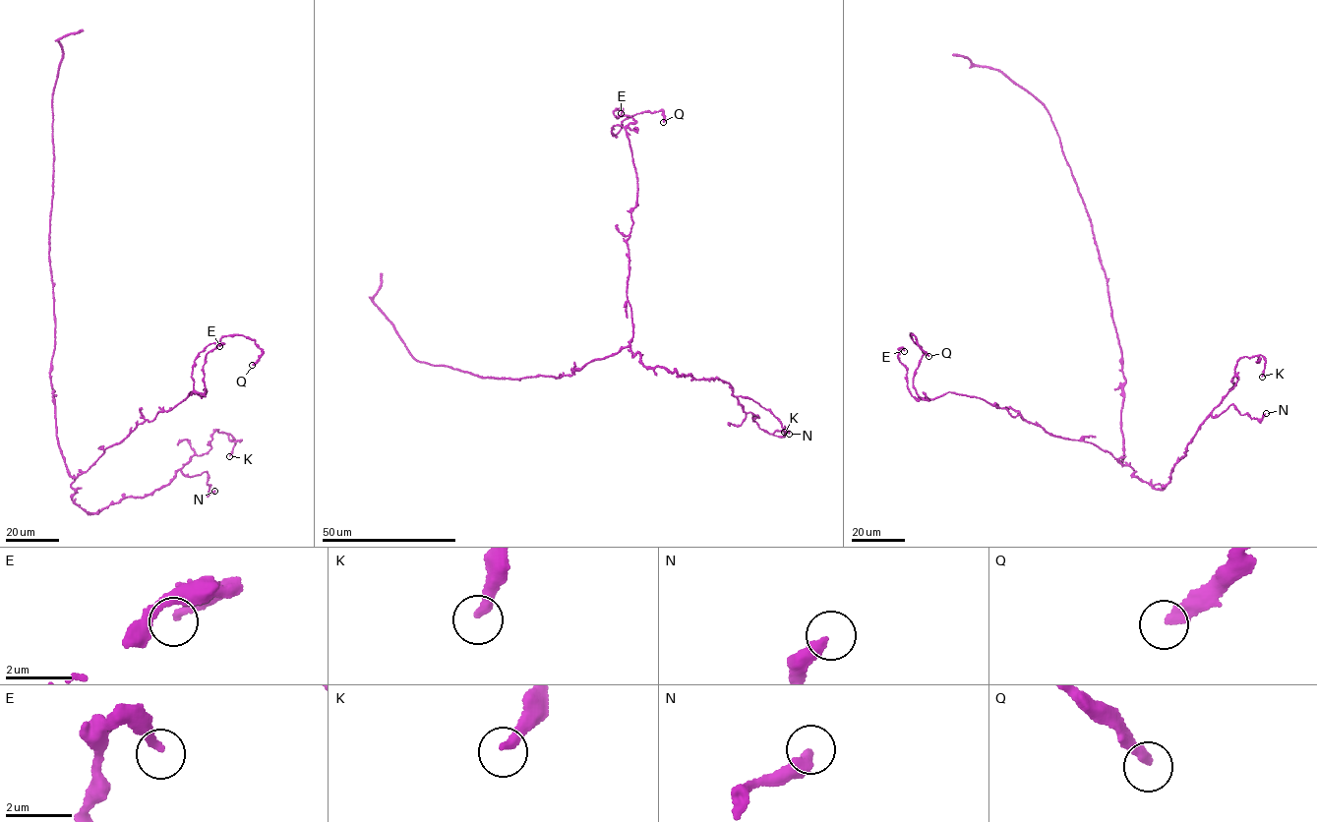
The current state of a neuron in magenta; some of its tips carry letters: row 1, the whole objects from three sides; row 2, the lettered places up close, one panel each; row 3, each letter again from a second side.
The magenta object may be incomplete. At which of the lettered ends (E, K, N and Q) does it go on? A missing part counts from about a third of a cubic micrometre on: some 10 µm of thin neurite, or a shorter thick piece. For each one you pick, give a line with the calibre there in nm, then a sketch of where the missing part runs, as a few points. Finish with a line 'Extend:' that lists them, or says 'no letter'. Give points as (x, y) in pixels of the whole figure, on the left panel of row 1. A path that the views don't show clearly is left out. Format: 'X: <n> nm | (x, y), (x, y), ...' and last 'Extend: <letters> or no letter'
Extend: no letter

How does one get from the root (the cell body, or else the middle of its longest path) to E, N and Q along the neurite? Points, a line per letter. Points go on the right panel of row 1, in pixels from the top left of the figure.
E: (1121, 417), (1122, 464), (1093, 443), (1050, 436), (977, 397), (949, 391), (917, 400), (899, 359), (904, 351)
N: (1121, 417), (1122, 464), (1158, 489), (1169, 482), (1210, 413), (1217, 417), (1232, 404), (1251, 418), (1266, 413)
Q: (1121, 417), (1122, 464), (977, 397), (922, 398), (913, 380), (923, 354), (911, 333), (928, 356)

